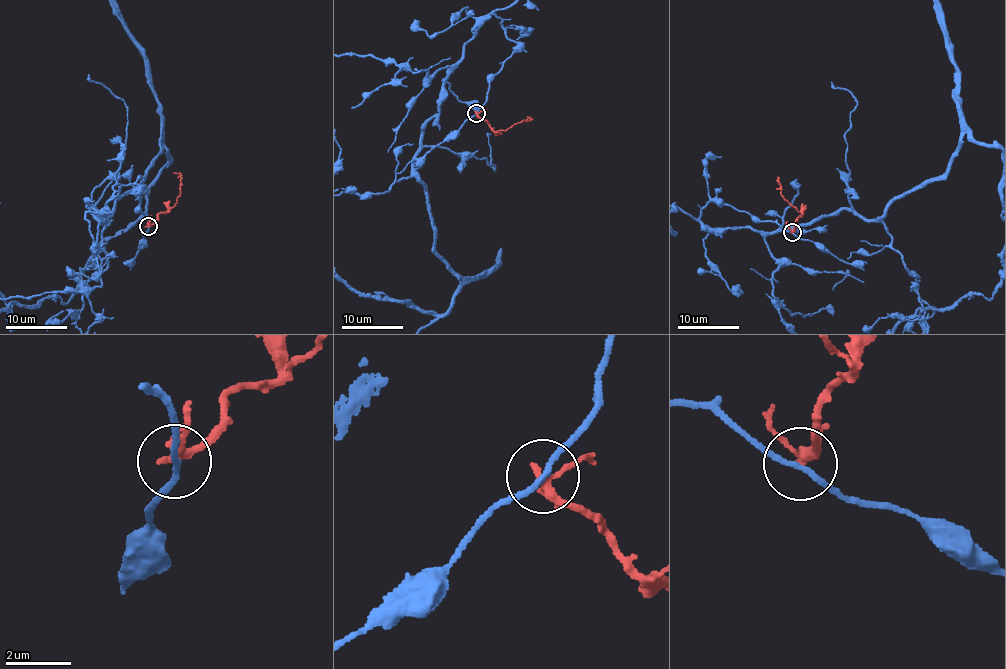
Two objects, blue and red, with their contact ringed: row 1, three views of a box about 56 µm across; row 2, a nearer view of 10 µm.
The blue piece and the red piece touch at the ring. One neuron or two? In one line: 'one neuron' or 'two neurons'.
two neurons

